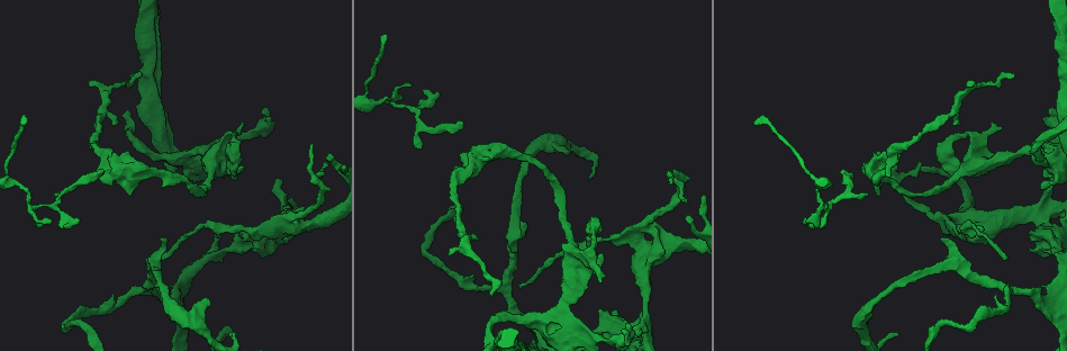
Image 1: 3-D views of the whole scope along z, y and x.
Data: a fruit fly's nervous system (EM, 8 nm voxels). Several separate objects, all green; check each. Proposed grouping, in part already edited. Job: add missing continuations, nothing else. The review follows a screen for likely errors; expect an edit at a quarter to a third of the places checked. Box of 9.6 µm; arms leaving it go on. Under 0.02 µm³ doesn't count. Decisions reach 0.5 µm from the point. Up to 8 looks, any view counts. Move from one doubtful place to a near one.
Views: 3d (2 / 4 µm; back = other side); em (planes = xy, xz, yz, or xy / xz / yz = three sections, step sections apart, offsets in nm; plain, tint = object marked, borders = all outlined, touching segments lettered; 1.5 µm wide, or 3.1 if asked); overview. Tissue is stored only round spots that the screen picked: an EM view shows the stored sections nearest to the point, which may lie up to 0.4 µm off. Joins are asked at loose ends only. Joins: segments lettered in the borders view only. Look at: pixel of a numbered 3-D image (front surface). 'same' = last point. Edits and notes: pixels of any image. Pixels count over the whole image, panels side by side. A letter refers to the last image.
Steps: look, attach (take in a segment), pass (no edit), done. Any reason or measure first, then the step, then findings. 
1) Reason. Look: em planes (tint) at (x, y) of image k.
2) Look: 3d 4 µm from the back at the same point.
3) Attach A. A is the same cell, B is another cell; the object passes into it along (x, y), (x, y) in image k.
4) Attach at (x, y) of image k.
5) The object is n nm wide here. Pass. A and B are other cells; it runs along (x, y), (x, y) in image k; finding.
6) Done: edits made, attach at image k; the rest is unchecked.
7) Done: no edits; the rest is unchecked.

Tapers out. Look: em planes (borders) at (89, 83) of image 1.

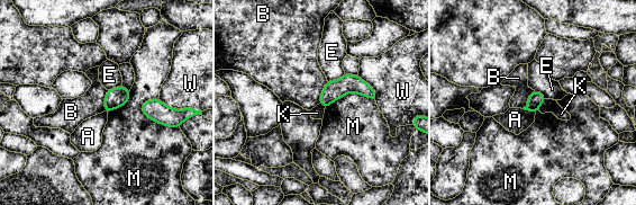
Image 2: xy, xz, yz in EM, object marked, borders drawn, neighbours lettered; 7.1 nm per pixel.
Pass. A, B, E, K, M and W are other cells; a border runs along (327, 81), (319, 103) in image 2; no lettered segment goes on from it.

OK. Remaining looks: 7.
Tapers out. Look: em xy step 4 (borders) at (758, 118) of image 1.

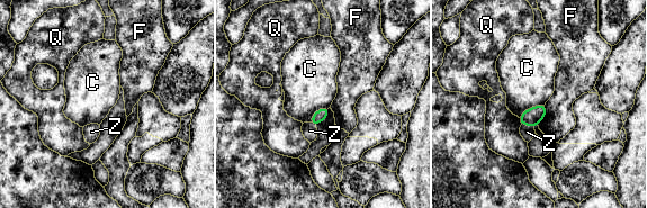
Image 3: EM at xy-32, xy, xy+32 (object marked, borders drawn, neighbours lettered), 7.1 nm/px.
Look: em planes (borders) at the same point.

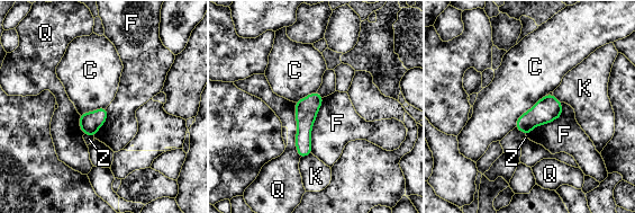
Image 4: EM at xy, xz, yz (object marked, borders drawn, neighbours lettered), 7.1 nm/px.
Pass. C, F, K, Q and Z are other cells; a border runs along (545, 95), (517, 120), (515, 126) in image 4; no lettered segment goes on from it.

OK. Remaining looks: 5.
Tapers out. Look: em yz step 4 (tint) at (103, 171) of image 1.

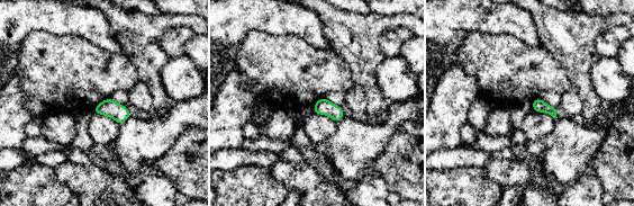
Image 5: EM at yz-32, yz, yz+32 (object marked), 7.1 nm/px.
Another direction. Look: em planes (borders) at the same point.

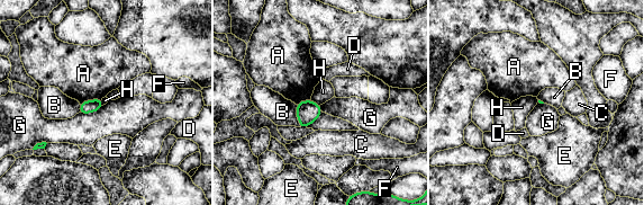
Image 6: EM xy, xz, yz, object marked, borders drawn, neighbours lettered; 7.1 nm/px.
Pass. A, B, C, D, E, F, G and H are other cells; a border runs along (102, 106), (93, 112), (80, 113) in image 6; none of them fits.

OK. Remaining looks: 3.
Done: no edits; the rest is unchecked.

